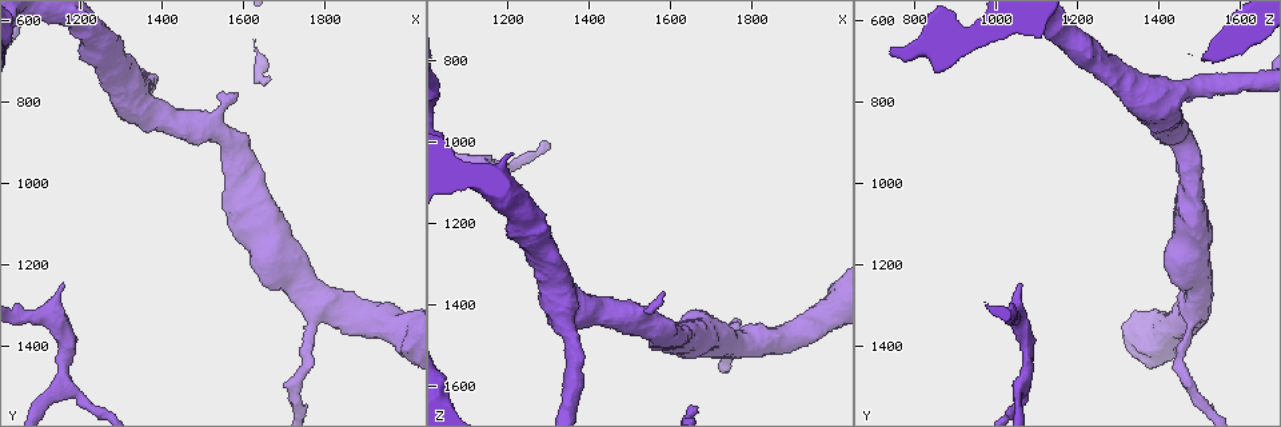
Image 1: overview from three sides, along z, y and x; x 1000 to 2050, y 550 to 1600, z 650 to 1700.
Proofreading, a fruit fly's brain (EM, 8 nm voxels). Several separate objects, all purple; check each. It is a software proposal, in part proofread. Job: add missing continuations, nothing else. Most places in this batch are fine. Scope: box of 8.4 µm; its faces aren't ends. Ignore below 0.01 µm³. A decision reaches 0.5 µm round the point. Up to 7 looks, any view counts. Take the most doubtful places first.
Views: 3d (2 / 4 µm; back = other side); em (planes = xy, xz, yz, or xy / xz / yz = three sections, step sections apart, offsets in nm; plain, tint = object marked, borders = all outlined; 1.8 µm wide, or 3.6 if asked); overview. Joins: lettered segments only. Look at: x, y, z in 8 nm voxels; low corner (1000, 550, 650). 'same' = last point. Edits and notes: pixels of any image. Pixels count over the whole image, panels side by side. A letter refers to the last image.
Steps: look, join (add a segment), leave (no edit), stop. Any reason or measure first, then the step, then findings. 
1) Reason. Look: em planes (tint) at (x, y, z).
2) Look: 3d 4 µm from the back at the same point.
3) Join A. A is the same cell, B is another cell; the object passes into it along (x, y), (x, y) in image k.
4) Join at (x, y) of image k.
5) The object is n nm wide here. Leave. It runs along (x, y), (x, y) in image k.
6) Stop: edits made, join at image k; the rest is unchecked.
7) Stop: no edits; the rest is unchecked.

Free end. Look: em planes (tint) at (1150, 1245, 1060).

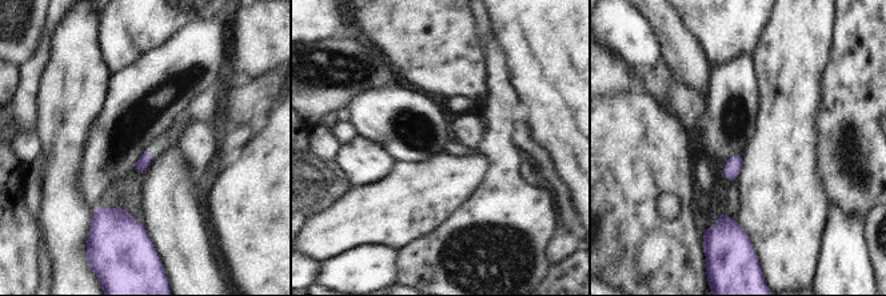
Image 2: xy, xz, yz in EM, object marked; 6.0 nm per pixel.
Look: em planes (borders) at the same point.

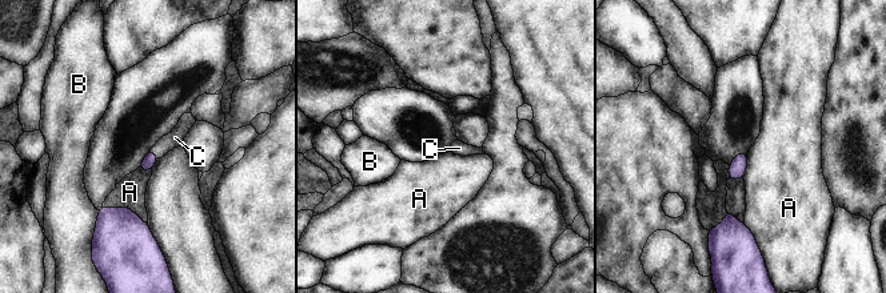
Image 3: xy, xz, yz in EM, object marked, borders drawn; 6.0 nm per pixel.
Join C. C is the same cell, A and B are other cells; the object passes into it along (150, 160), (154, 153), (175, 137) in image 3; it goes on there.

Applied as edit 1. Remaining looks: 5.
Redraw. Look: overview.

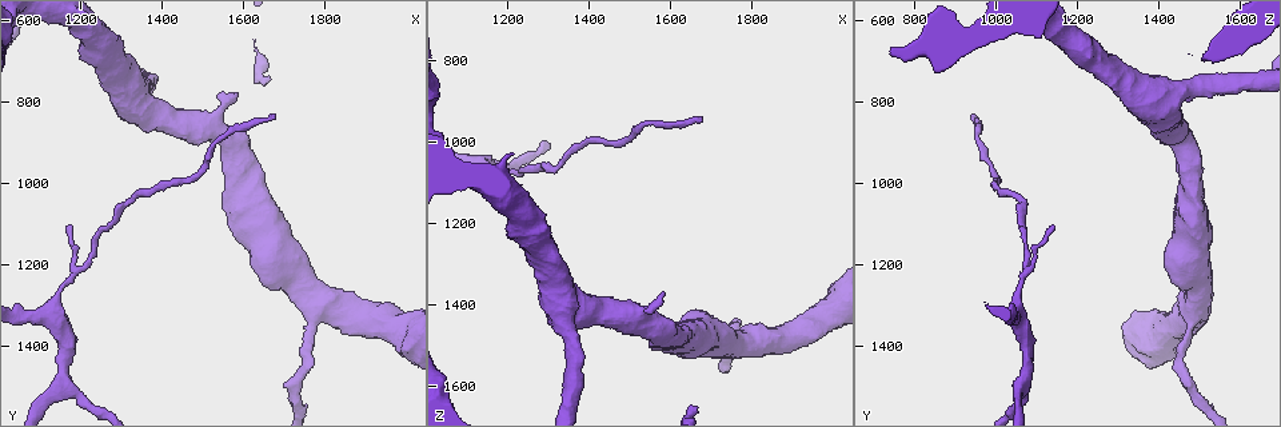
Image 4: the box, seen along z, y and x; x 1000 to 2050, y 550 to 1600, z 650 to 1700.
Look: em 3.6 µm planes (plain) at (1575, 780, 1370).

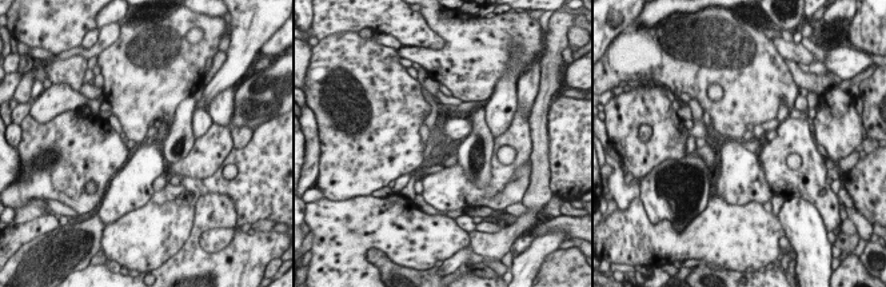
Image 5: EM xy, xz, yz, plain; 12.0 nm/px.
See the neighbours. Look: em 3.6 µm planes (borders) at the same point.

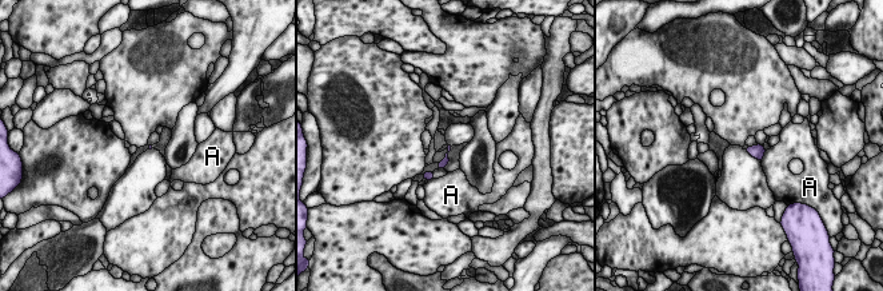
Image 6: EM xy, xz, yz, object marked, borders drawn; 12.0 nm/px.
Leave. A is another cell; no lettered segment goes on from it.

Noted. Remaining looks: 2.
Arms part here. Look: em planes (tint) at (1165, 1495, 1070).

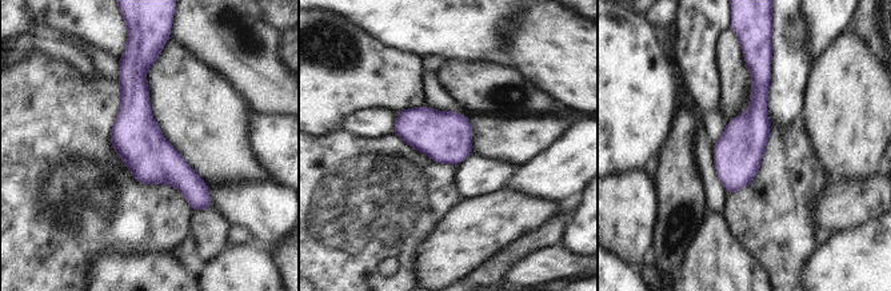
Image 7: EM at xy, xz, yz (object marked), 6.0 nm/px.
What lies round it. Look: em planes (borders) at the same point.

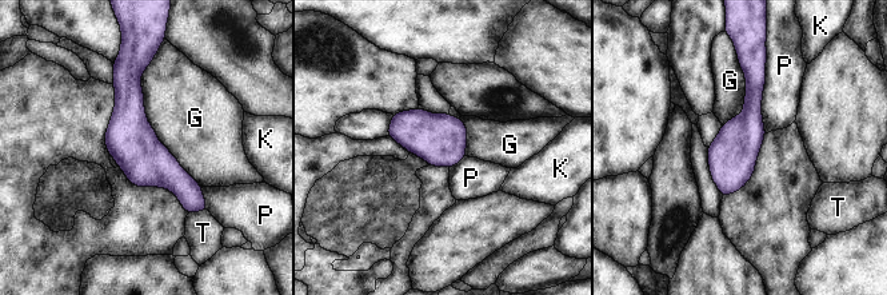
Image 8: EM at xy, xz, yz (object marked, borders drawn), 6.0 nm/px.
Leave. G, K, P and T are other cells; a border runs along (152, 56), (146, 119), (200, 184) in image 8; no lettered segment goes on from it.

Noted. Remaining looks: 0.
Stop: edits made, join at image 3; the rest is unchecked.

